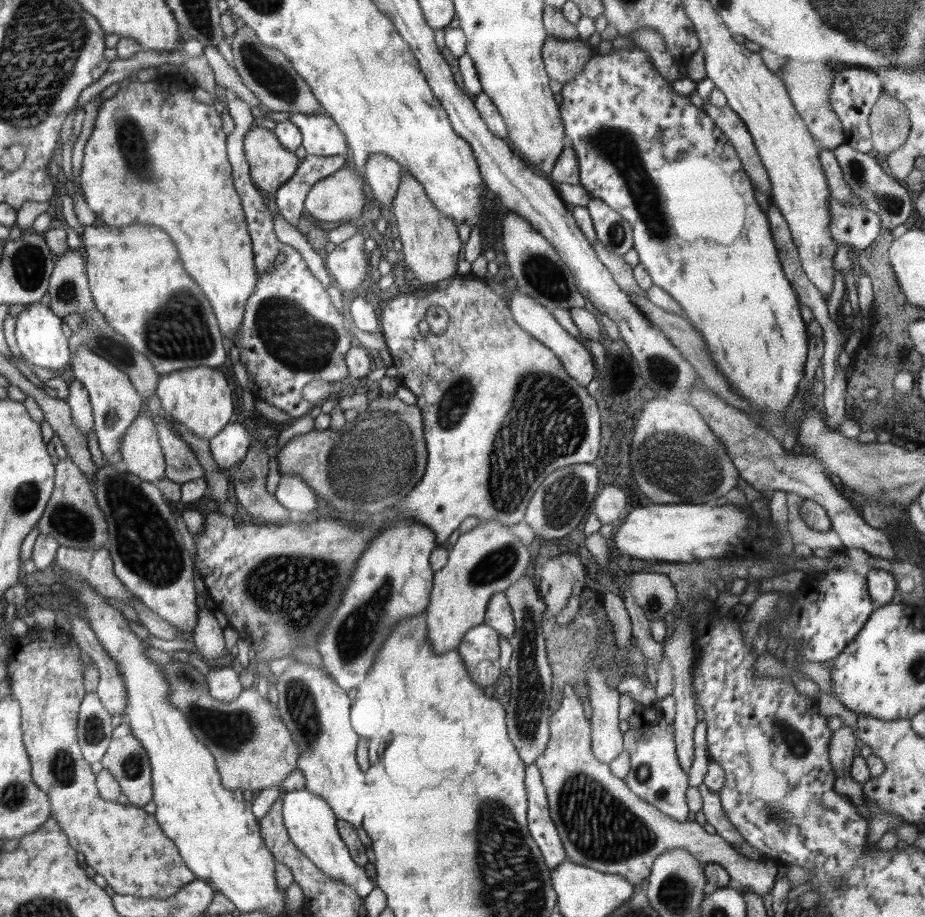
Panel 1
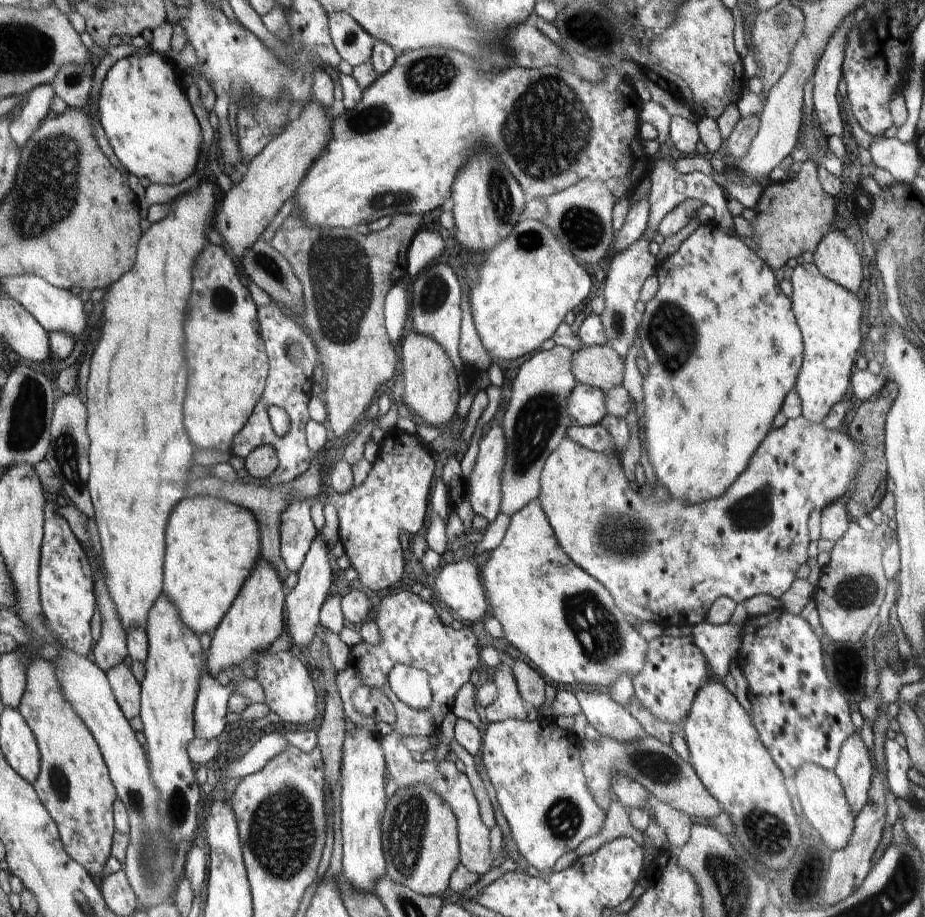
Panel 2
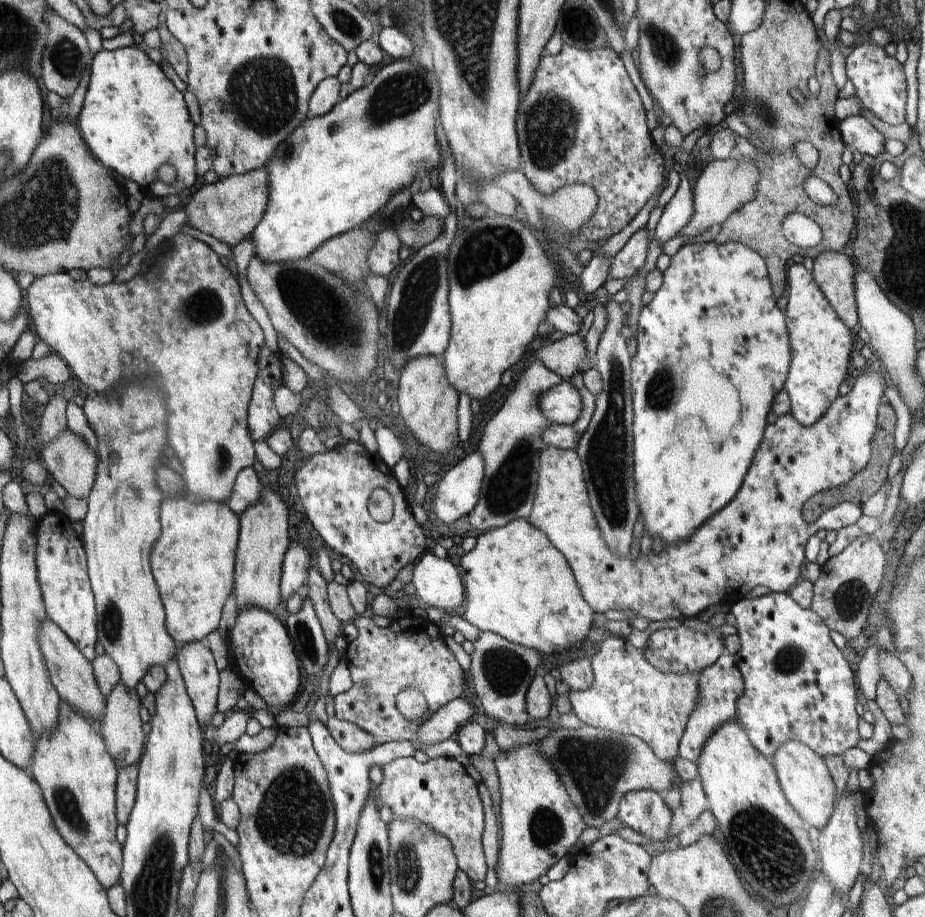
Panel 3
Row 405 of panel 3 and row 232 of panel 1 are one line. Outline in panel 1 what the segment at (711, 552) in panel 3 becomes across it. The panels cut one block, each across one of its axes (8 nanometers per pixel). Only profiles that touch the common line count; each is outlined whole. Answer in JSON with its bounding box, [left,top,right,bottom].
[828,196,880,253]

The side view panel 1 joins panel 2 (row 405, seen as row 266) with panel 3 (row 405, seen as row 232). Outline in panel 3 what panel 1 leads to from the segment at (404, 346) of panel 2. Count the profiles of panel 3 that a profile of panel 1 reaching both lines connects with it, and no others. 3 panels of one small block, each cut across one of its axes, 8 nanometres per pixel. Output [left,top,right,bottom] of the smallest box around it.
[397,356,458,454]

